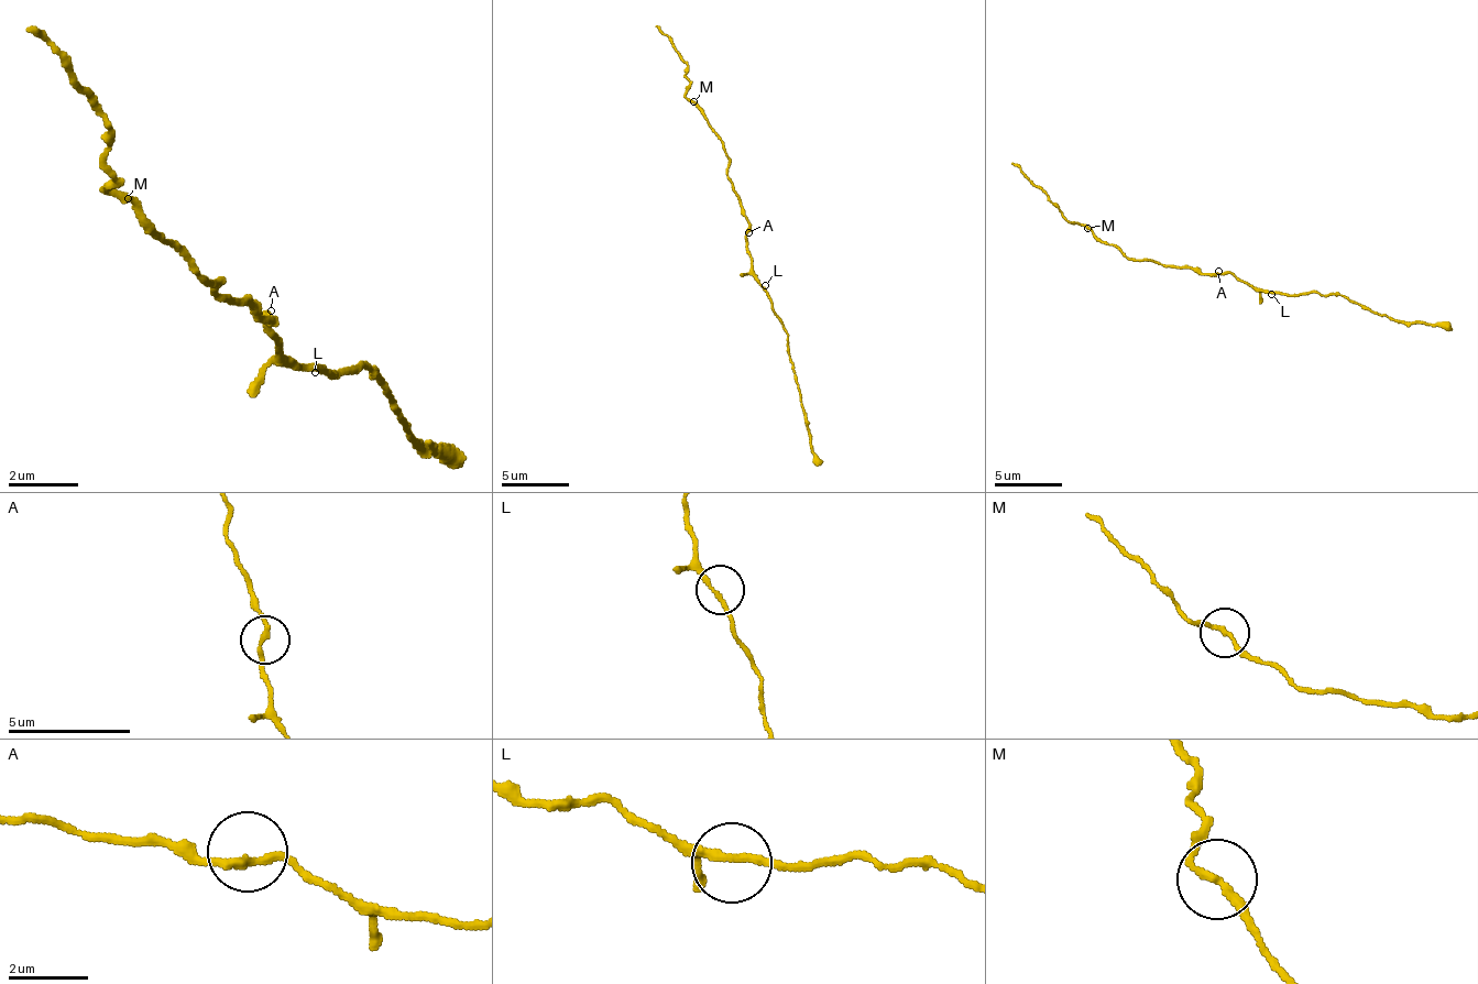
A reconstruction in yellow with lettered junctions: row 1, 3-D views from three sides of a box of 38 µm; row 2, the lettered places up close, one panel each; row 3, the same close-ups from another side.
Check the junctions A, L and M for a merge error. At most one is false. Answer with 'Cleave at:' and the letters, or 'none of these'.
Cleave at: none of these

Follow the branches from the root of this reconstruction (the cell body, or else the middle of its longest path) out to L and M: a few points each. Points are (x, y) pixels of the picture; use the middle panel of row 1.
L: (748, 232), (745, 249), (752, 255), (752, 272), (765, 285)
M: (748, 232), (742, 198), (729, 175), (725, 141), (708, 124), (704, 111), (694, 100)

